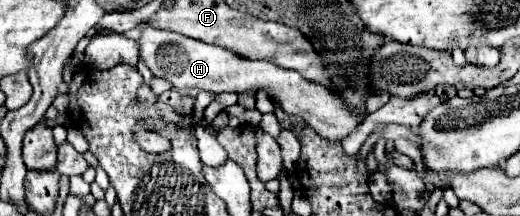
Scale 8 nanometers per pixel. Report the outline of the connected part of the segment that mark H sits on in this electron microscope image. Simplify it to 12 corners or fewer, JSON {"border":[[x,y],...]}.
{"border":[[140,24],[140,60],[180,92],[264,88],[328,140],[362,124],[294,70]]}

